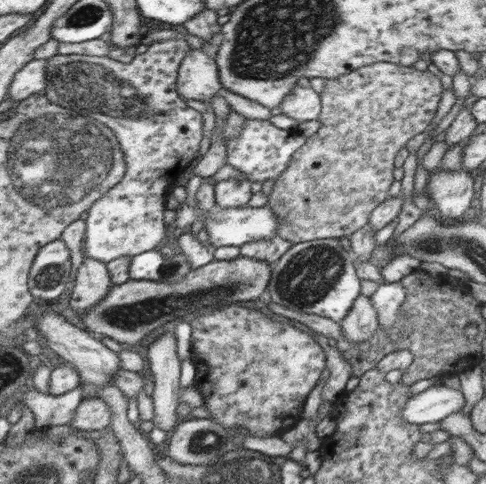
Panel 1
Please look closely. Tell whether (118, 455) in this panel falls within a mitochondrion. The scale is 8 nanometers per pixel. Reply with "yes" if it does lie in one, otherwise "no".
no

